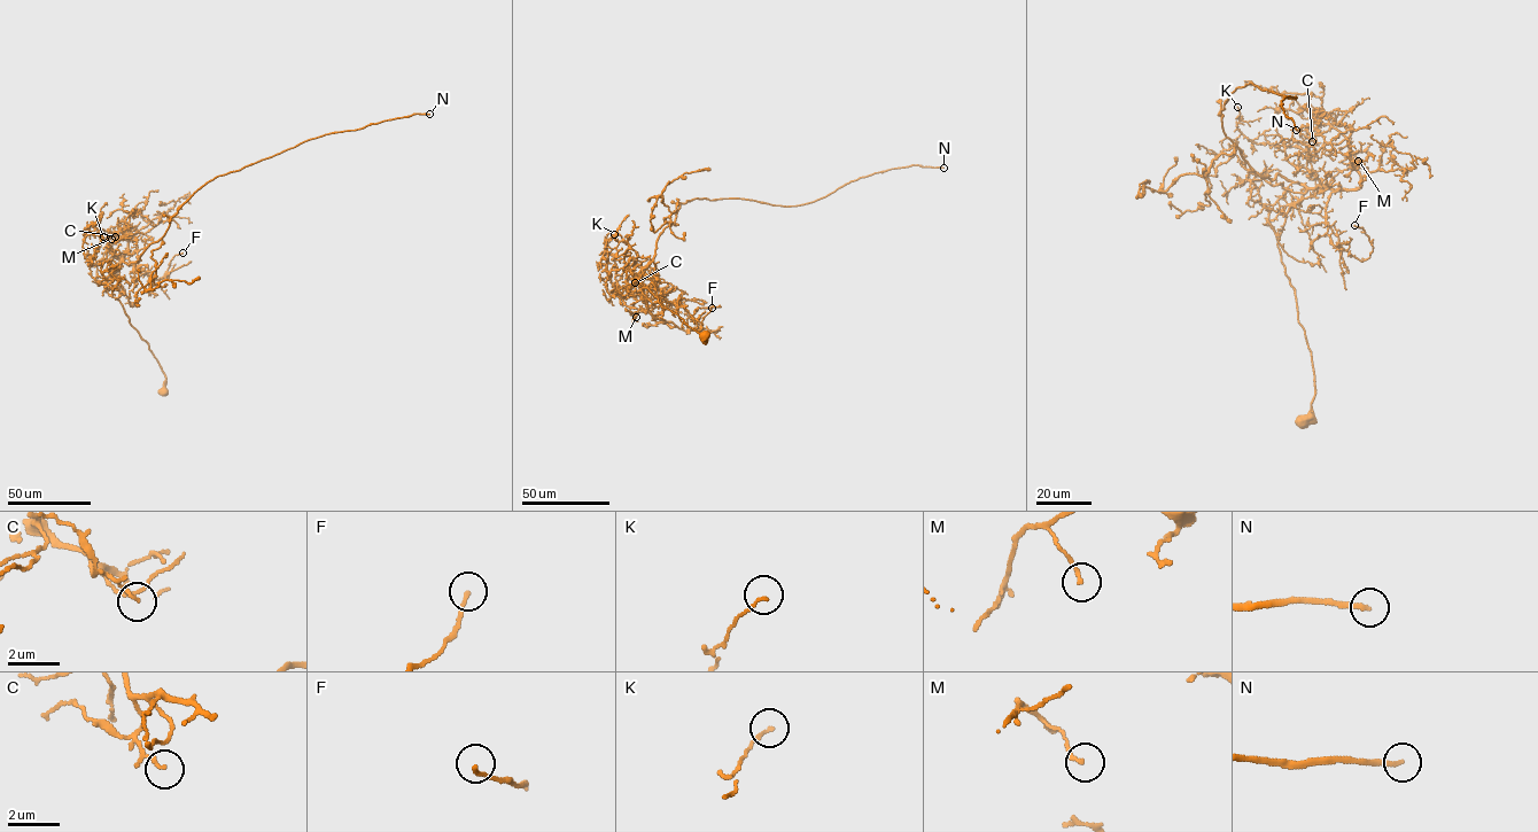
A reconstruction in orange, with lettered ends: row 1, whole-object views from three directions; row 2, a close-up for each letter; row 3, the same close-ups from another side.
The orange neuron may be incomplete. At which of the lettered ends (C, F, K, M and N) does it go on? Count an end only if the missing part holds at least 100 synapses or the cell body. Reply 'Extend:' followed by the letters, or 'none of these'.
Extend: N

